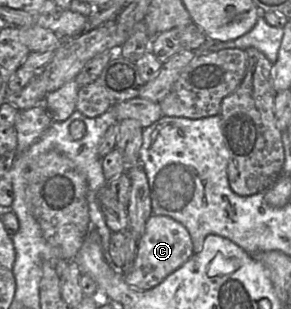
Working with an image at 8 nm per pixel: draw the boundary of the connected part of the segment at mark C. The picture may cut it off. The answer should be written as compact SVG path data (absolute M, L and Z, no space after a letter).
M152 214L146 222L144 234L137 241L137 255L131 270L122 272L124 281L134 289L151 290L193 254L192 239L184 225L171 217Z

